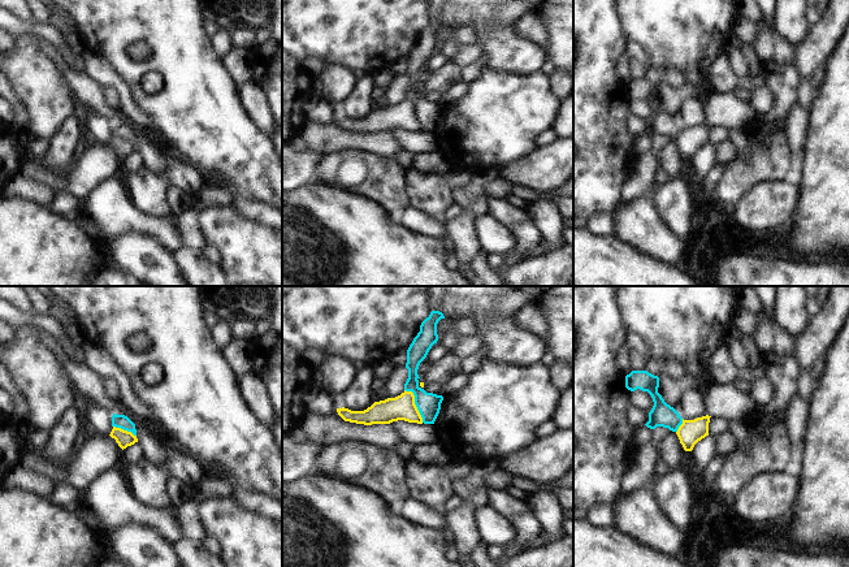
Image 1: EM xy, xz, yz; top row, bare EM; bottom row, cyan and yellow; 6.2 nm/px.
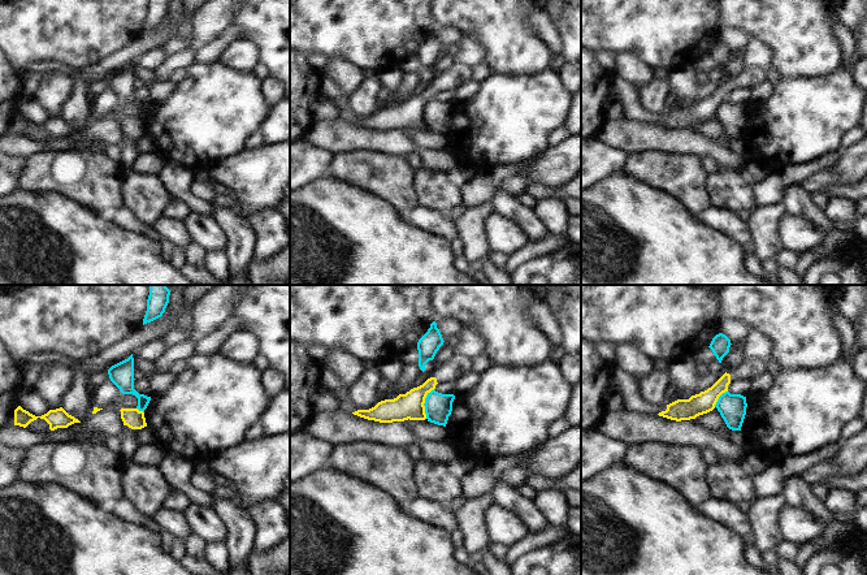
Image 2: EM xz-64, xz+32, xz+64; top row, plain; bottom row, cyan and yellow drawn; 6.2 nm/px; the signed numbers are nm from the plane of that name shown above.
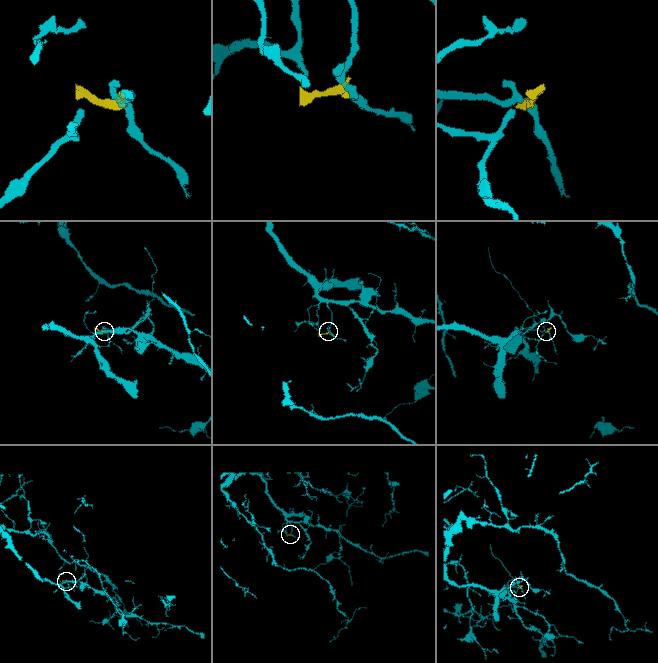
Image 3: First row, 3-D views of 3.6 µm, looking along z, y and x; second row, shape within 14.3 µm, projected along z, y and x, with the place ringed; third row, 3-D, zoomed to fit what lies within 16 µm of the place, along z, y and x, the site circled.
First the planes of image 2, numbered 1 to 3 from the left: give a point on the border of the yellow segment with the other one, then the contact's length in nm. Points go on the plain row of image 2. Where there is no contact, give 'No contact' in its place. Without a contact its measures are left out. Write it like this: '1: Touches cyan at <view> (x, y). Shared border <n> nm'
1: Touches cyan at xz-64 (141, 119). Shared border 60 nm
2: Touches cyan at xz+32 (424, 112). Shared border 190 nm
3: Touches cyan at xz+64 (719, 107). Shared border 130 nm.

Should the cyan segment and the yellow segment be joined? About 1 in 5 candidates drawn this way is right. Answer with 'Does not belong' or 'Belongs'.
Does not belong.

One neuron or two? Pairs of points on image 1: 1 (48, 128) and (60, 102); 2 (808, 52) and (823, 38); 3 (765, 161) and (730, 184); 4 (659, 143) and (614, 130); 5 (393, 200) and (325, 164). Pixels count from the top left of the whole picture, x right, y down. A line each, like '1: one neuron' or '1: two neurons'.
1: one neuron
2: one neuron
3: one neuron
4: two neurons
5: one neuron

